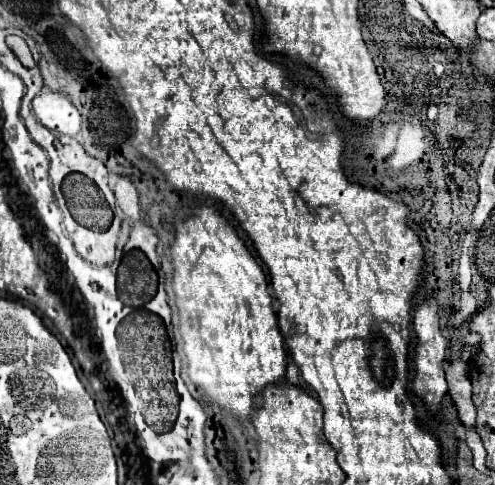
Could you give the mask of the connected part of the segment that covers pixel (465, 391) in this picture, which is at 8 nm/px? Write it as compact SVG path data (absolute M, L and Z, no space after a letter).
M460 358L450 360L446 366L446 382L448 382L448 394L456 404L460 424L474 426L476 408L472 404L472 384L468 376L468 362Z

